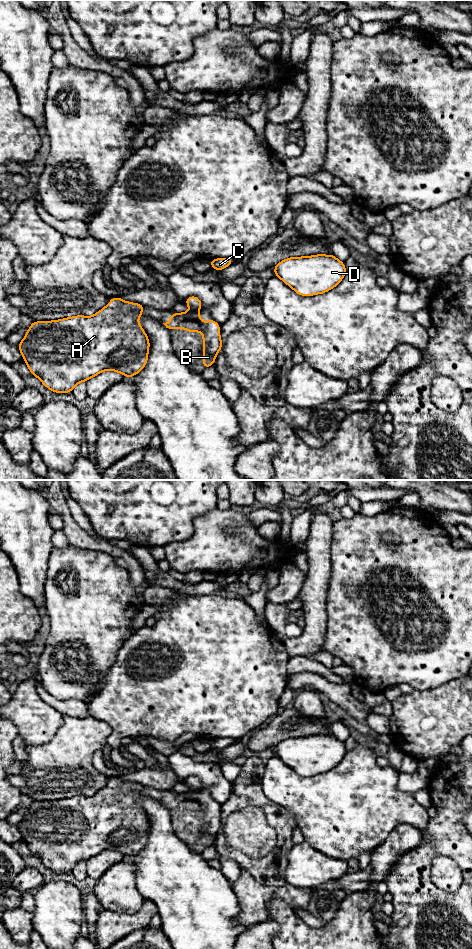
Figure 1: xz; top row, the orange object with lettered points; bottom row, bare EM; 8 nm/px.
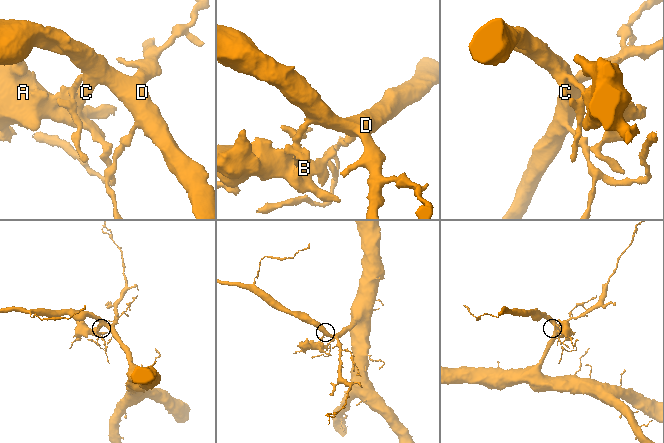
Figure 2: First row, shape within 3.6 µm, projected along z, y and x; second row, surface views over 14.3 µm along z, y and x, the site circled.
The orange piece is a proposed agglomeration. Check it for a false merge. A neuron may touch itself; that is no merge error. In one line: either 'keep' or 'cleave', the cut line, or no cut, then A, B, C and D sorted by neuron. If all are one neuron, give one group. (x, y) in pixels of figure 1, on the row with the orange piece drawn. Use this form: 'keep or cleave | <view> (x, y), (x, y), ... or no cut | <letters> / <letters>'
cleave | xz (191, 308), (197, 310) | A B / C D

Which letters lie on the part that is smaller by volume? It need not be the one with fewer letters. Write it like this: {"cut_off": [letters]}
{"cut_off": ["A", "B"]}

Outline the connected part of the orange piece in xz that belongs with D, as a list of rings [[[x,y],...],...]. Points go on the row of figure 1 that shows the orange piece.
[[[333,254],[289,257],[274,268],[274,275],[301,296],[323,294],[337,286],[347,270]]]

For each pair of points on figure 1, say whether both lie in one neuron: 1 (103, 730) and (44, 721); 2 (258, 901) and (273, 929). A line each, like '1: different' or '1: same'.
1: different
2: different

